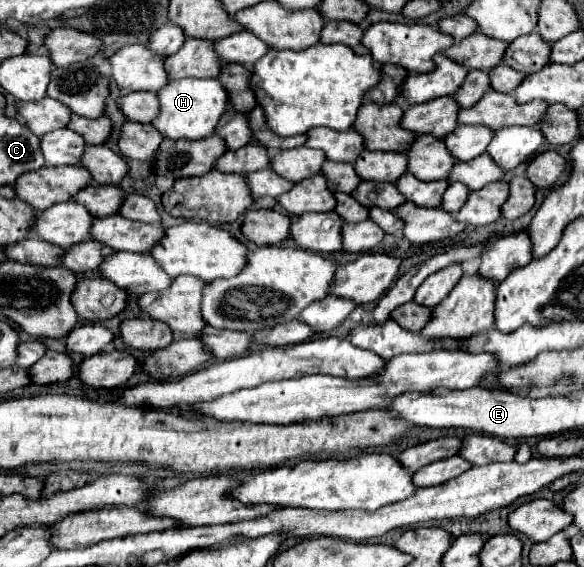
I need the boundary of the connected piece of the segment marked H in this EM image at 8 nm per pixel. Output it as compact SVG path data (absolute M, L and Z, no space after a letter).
M179 79L167 83L157 91L161 101L161 113L153 121L153 127L159 129L167 139L203 139L215 133L215 127L221 115L229 109L227 91L219 79Z

